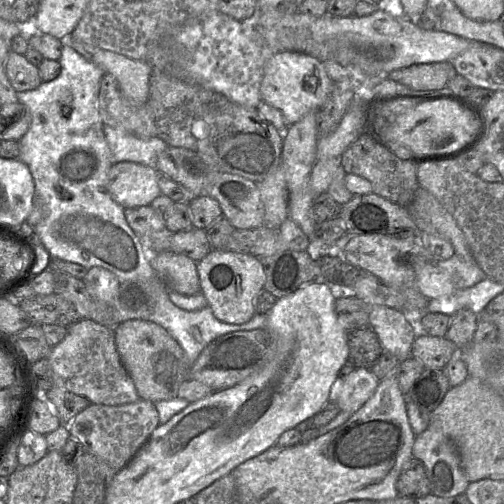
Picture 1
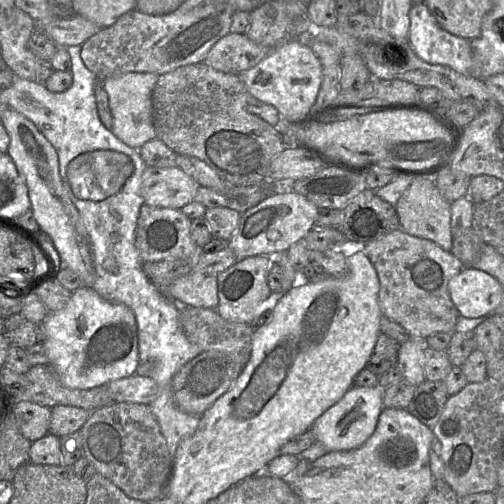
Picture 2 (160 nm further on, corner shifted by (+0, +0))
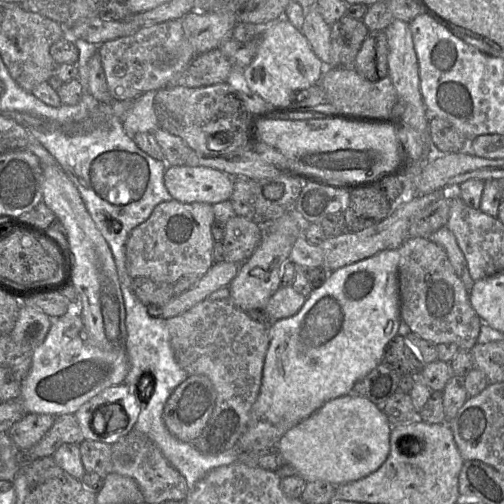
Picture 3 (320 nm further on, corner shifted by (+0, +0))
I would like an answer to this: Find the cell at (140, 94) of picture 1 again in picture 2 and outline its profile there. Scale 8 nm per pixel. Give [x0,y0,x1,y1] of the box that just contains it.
[102,72,158,149]

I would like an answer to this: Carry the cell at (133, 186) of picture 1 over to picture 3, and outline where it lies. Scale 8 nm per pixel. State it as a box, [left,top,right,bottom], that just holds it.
[164,165,234,205]

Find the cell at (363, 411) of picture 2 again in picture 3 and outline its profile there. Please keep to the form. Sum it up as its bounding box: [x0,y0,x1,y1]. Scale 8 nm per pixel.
[276,393,390,486]

